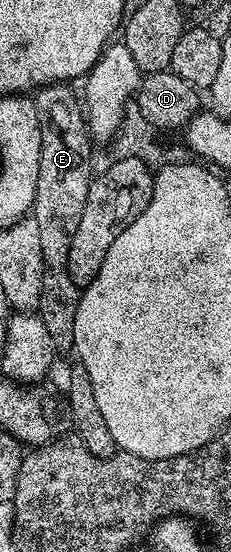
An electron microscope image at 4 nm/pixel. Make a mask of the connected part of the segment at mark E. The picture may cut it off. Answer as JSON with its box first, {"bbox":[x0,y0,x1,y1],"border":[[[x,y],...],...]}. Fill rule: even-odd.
{"bbox":[32,83,92,351],"border":[[[50,83],[39,87],[32,98],[40,117],[40,177],[36,181],[36,197],[32,218],[40,229],[40,253],[44,257],[44,277],[40,289],[37,315],[48,325],[55,348],[70,351],[74,345],[74,322],[80,288],[68,273],[68,249],[72,236],[80,225],[84,201],[92,178],[90,171],[90,143],[92,136],[86,125],[86,112],[81,98],[74,96],[73,86]]]}

